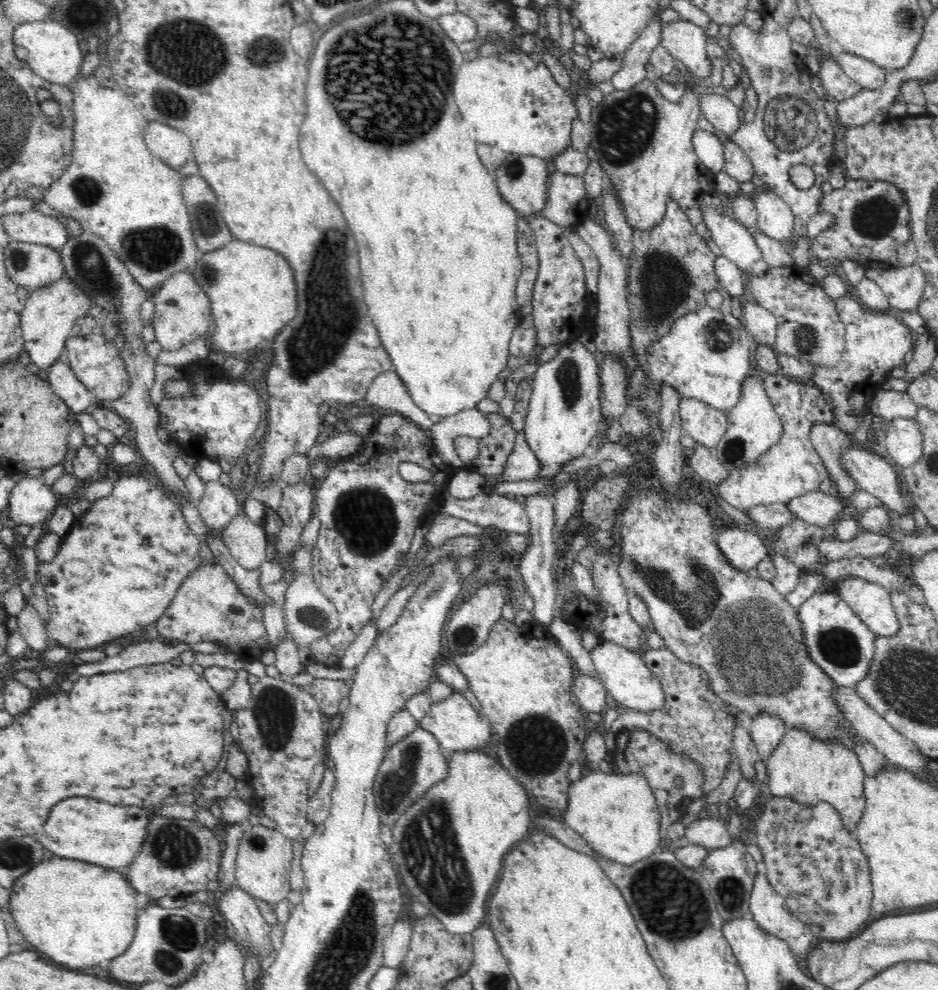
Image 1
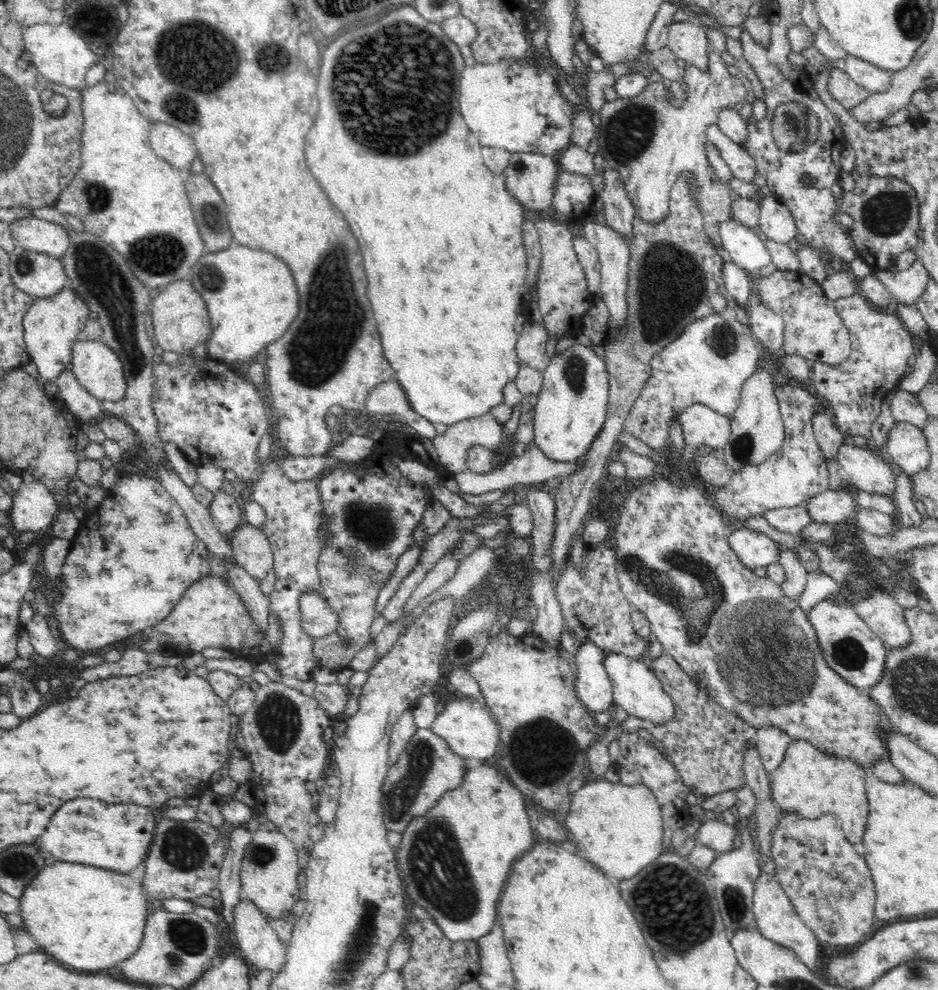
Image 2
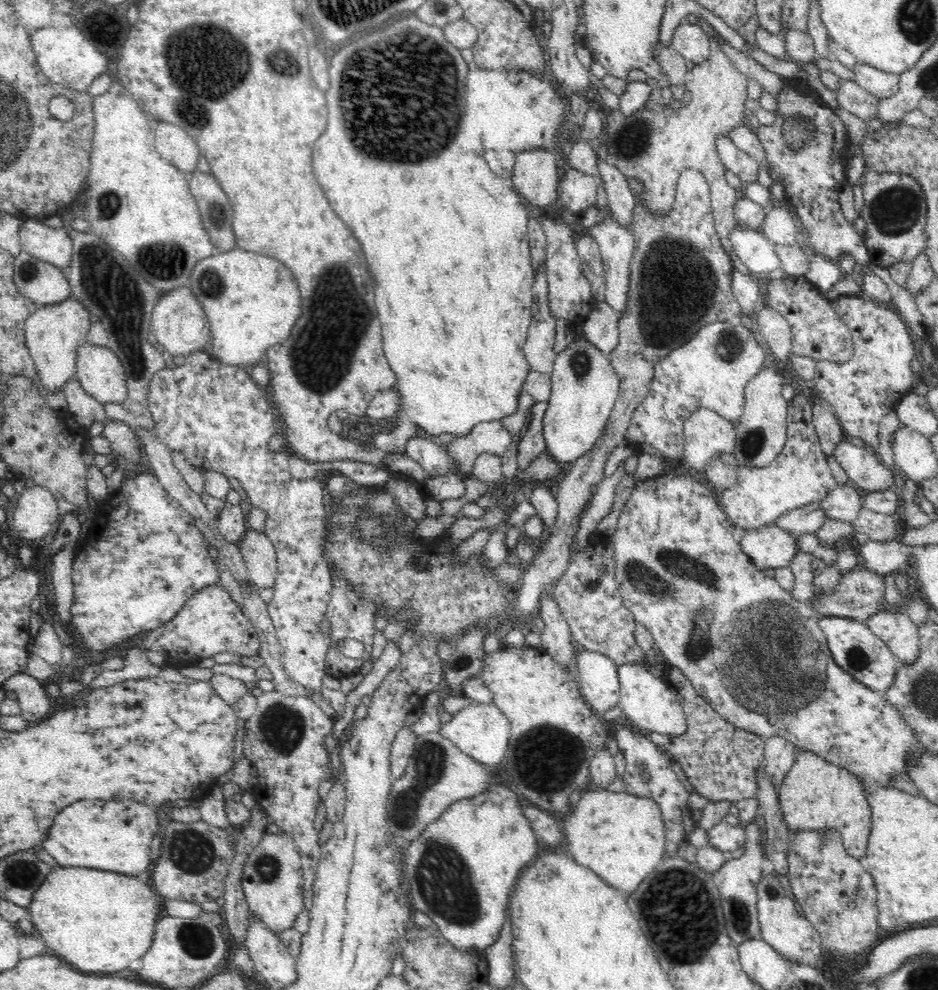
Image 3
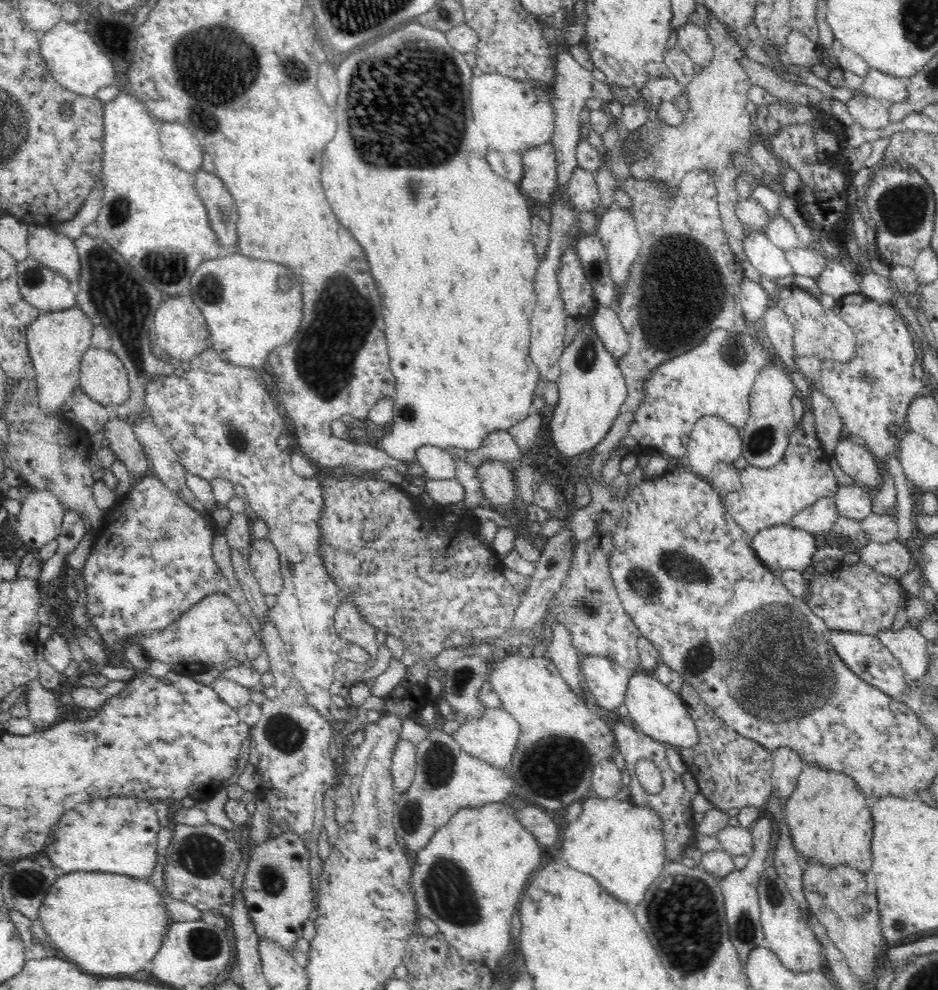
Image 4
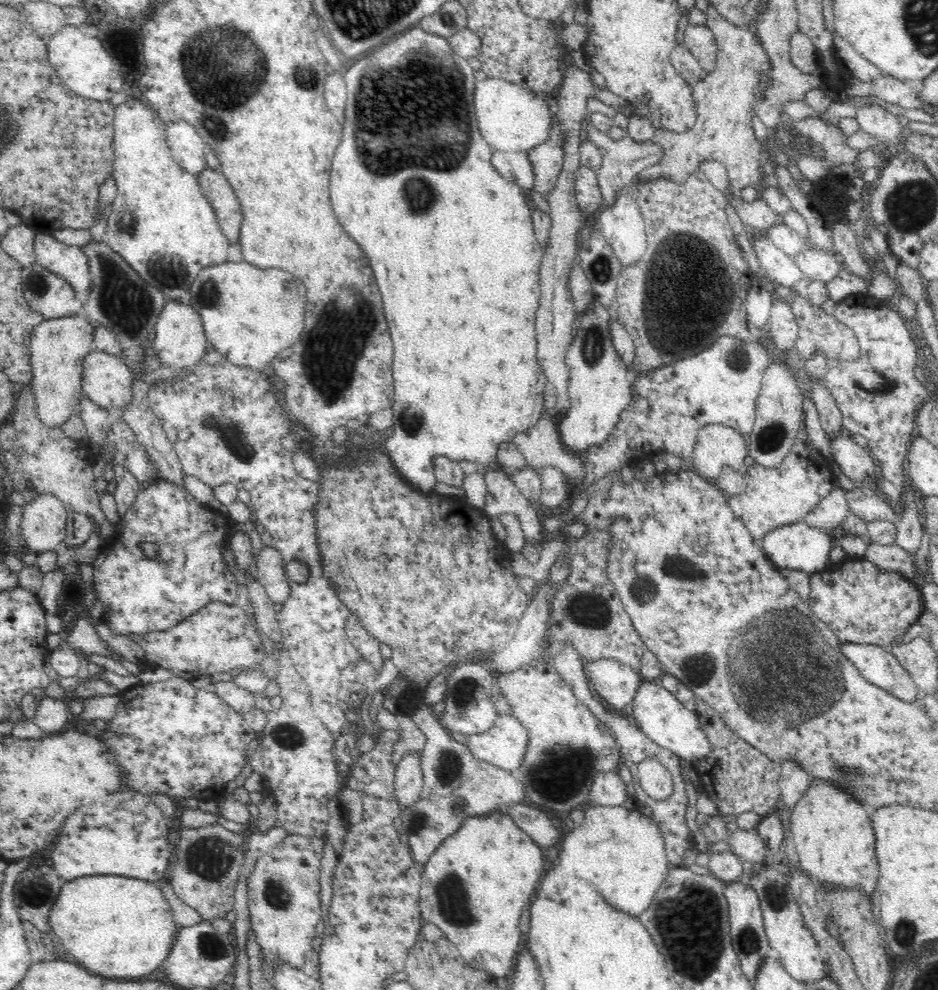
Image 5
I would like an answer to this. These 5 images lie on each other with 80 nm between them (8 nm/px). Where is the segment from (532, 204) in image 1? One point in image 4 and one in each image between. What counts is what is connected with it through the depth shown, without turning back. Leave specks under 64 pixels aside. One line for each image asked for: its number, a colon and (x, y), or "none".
2: (530, 177)
3: (536, 175)
4: (539, 163)

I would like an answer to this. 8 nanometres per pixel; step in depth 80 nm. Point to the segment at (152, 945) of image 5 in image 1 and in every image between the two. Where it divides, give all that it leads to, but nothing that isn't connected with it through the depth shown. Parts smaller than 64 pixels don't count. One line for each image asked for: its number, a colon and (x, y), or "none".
1: (78, 914)
2: (87, 918)
3: (98, 921)
4: (109, 924)

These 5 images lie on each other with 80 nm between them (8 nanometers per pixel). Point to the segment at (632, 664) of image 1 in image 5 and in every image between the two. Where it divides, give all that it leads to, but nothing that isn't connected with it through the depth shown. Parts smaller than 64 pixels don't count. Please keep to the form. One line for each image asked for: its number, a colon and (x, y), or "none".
2: (636, 689)
3: (647, 703)
4: (655, 710)
5: (666, 717)

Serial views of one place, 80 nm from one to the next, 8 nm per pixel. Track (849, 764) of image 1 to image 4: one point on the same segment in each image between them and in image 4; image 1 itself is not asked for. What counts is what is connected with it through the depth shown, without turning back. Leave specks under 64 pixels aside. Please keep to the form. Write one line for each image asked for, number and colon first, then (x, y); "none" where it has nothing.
2: (809, 783)
3: (815, 796)
4: (827, 815)

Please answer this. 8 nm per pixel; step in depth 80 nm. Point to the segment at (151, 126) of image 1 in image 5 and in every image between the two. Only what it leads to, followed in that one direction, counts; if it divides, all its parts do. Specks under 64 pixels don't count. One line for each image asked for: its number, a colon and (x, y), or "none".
2: (168, 142)
3: (174, 144)
4: (180, 146)
5: (186, 146)

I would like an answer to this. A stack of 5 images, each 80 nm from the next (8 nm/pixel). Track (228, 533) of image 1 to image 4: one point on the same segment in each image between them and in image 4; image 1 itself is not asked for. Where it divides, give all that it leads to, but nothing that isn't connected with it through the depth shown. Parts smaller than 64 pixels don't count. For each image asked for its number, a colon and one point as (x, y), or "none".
2: (251, 550)
3: (259, 554)
4: (263, 557)

